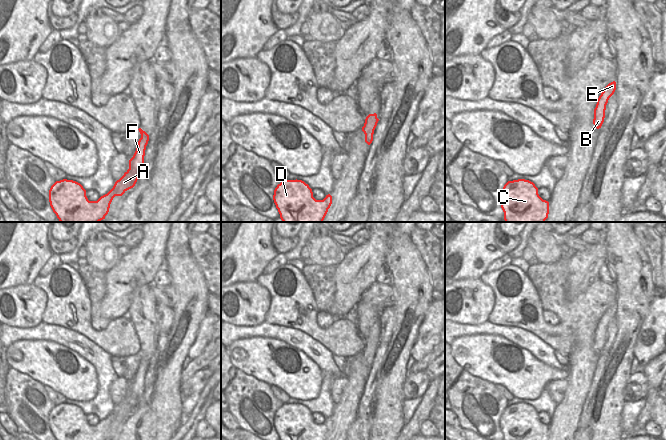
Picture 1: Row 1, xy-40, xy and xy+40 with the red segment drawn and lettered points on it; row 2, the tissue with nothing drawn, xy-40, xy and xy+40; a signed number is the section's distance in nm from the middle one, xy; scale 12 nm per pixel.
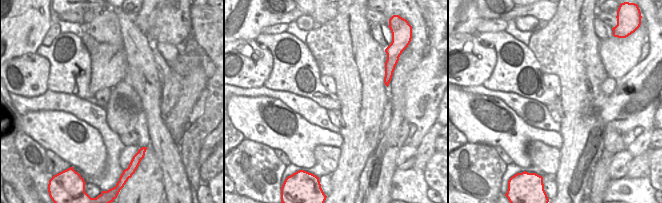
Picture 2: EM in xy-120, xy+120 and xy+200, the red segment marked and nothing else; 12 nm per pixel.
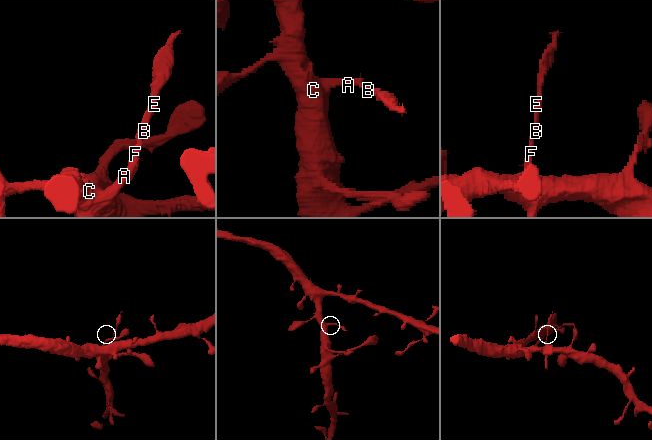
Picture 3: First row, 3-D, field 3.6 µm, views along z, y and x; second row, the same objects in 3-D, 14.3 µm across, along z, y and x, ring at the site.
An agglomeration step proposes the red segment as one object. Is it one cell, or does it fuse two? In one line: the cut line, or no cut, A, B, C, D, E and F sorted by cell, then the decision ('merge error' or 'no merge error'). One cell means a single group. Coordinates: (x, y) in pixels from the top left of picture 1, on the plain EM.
no cut; A B C D E F; no merge error

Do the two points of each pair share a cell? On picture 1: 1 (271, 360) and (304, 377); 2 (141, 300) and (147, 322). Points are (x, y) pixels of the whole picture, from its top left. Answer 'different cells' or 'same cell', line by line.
1: same cell
2: same cell

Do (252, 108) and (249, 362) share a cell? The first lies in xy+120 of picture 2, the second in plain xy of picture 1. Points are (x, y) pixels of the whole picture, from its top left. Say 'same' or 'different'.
same

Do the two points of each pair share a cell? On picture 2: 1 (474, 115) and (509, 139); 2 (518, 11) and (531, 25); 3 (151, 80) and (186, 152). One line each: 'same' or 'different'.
1: same
2: different
3: different

